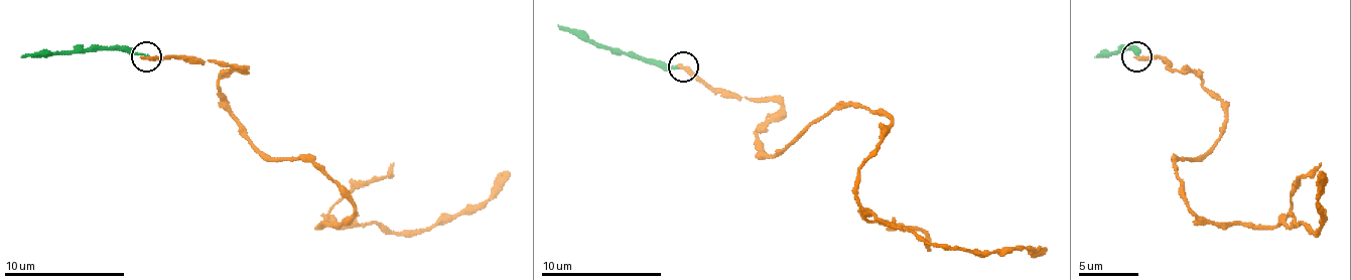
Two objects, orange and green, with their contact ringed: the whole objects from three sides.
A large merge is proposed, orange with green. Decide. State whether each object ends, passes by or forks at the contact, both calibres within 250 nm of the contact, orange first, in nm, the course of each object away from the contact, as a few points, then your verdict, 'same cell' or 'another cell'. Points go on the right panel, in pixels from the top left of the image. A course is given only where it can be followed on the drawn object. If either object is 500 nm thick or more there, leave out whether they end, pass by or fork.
orange ends; green ends; calibres 280 and 180 nm; course orange (1135, 56), (1193, 72), (1223, 111), (1223, 135), (1175, 161), (1181, 197), (1202, 219), (1317, 231), (1323, 170); course green (1135, 56), (1123, 50), (1094, 56); another cell

